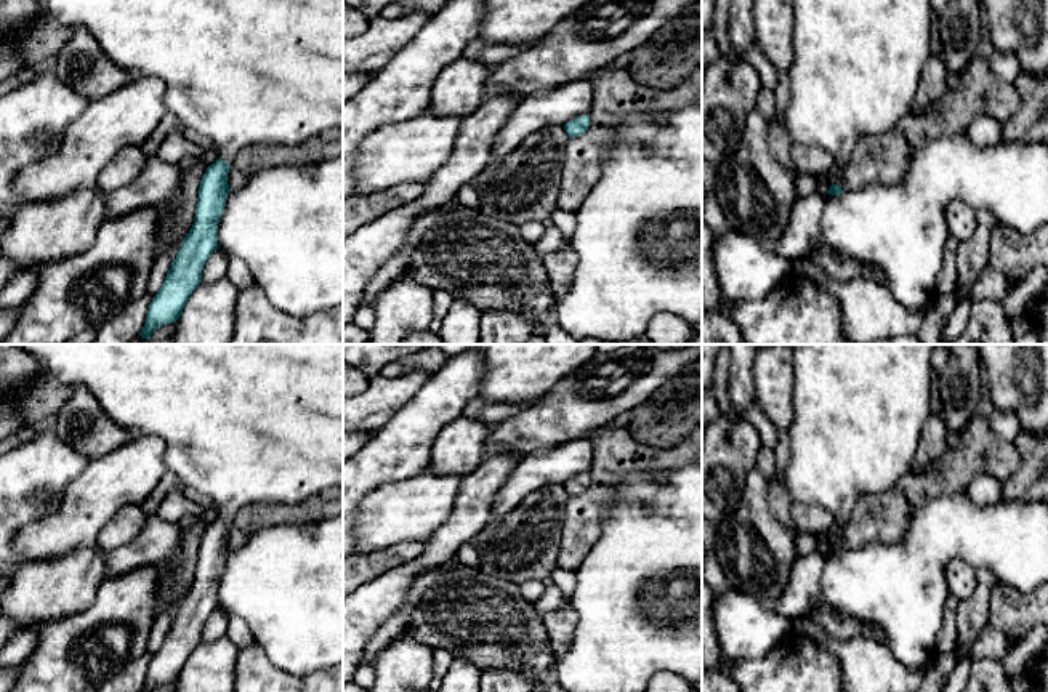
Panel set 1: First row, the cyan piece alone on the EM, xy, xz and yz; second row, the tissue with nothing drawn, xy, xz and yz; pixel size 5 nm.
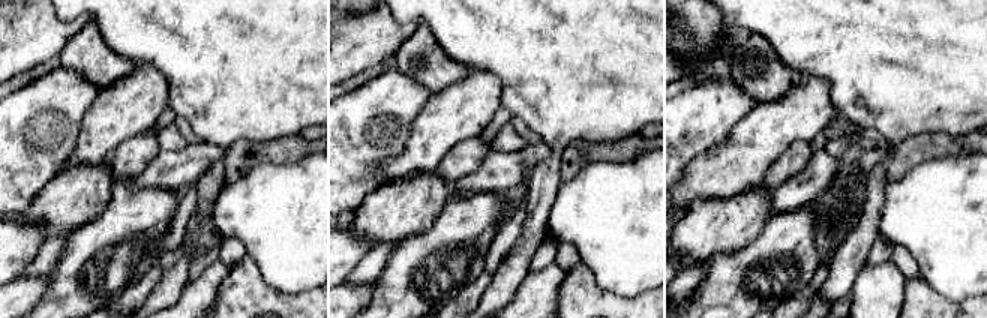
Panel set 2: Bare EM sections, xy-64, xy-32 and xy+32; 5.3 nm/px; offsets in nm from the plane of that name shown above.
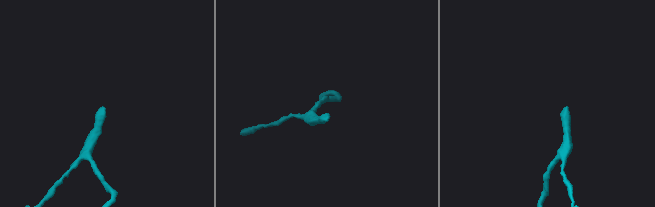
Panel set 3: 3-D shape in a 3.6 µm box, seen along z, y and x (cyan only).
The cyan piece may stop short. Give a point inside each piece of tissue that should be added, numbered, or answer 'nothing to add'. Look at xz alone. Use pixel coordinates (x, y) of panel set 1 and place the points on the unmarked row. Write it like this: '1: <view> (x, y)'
nothing to add

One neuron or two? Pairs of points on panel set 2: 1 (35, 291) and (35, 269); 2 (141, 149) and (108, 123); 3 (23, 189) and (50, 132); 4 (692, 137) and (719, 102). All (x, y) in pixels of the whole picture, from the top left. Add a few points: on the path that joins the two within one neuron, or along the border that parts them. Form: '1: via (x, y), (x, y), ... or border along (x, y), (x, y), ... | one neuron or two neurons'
1: border along (47, 273), (23, 278) | two neurons
2: border along (152, 128), (126, 138), (105, 159) | two neurons
3: via (23, 176), (23, 159), (36, 146) | one neuron
4: via (693, 128), (710, 111) | one neuron

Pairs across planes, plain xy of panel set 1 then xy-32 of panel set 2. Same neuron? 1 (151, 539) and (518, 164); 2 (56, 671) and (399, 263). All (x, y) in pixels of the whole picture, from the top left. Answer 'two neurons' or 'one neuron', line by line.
1: one neuron
2: one neuron

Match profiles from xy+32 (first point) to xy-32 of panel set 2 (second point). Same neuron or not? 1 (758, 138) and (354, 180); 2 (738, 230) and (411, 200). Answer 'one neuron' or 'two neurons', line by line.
1: two neurons
2: one neuron

